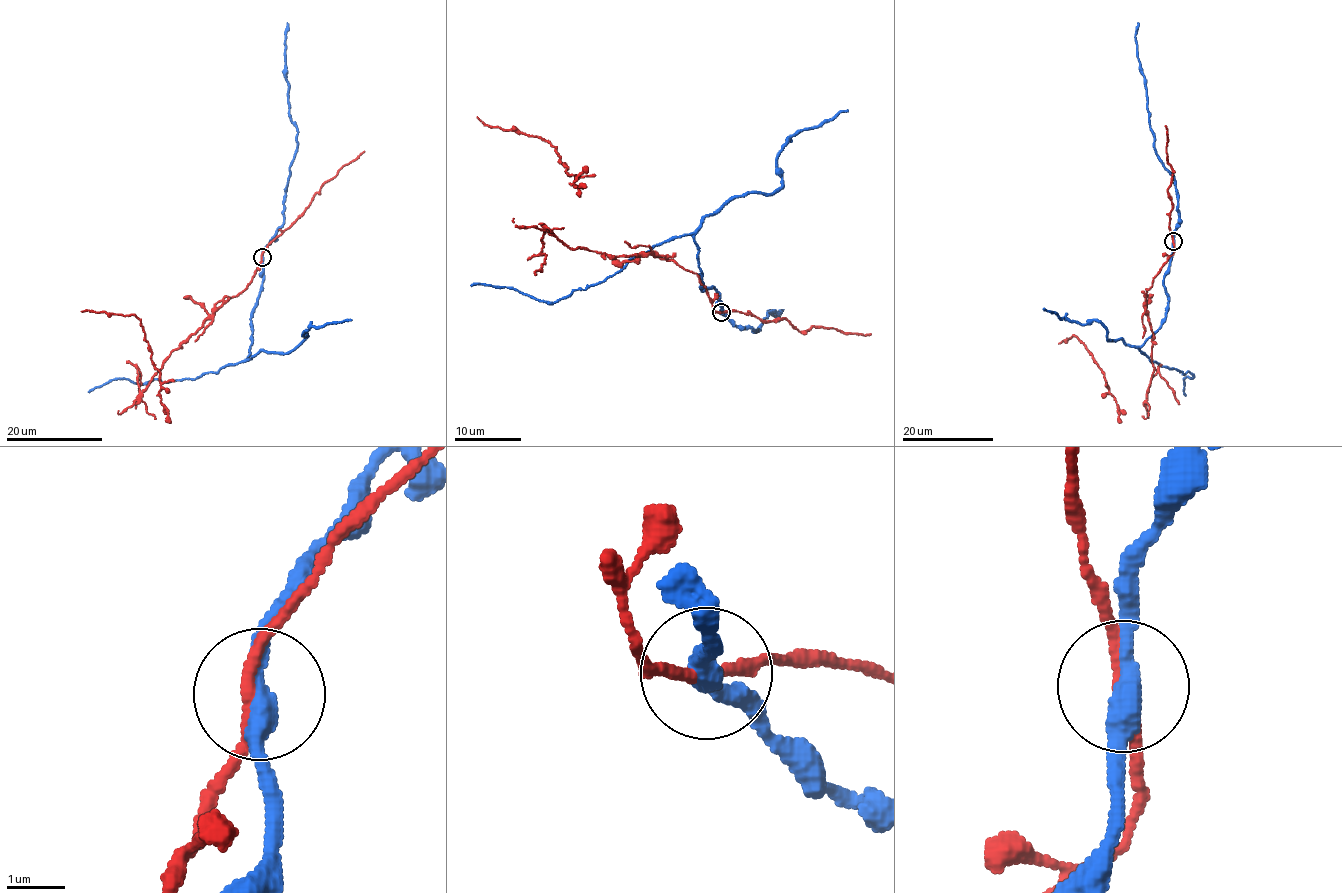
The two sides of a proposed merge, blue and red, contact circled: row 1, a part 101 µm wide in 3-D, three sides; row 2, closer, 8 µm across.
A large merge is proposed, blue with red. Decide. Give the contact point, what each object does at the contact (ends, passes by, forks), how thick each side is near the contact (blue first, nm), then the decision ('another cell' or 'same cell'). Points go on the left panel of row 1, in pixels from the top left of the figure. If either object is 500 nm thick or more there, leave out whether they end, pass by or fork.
at (262, 257); blue passes by; red passes by; 380 nm thick on the blue side, 180 nm on the other; another cell

